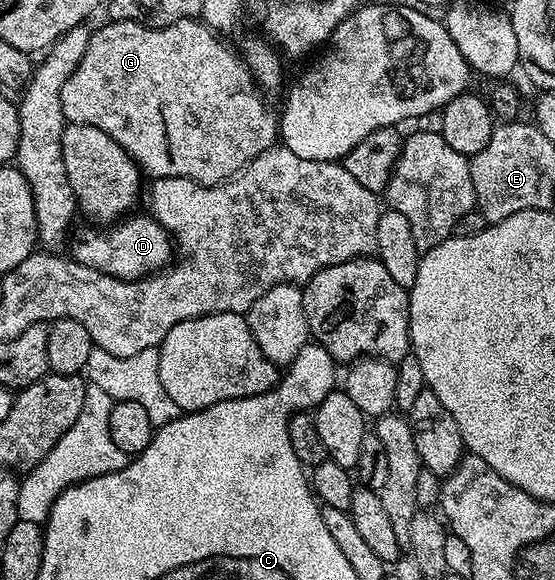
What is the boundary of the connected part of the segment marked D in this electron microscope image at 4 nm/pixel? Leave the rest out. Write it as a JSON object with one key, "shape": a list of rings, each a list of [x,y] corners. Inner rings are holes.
{"shape":[[[149,214],[135,215],[115,225],[84,225],[88,227],[80,228],[77,226],[70,235],[71,258],[75,262],[106,273],[115,279],[142,279],[145,275],[164,270],[174,259],[171,235]]]}

